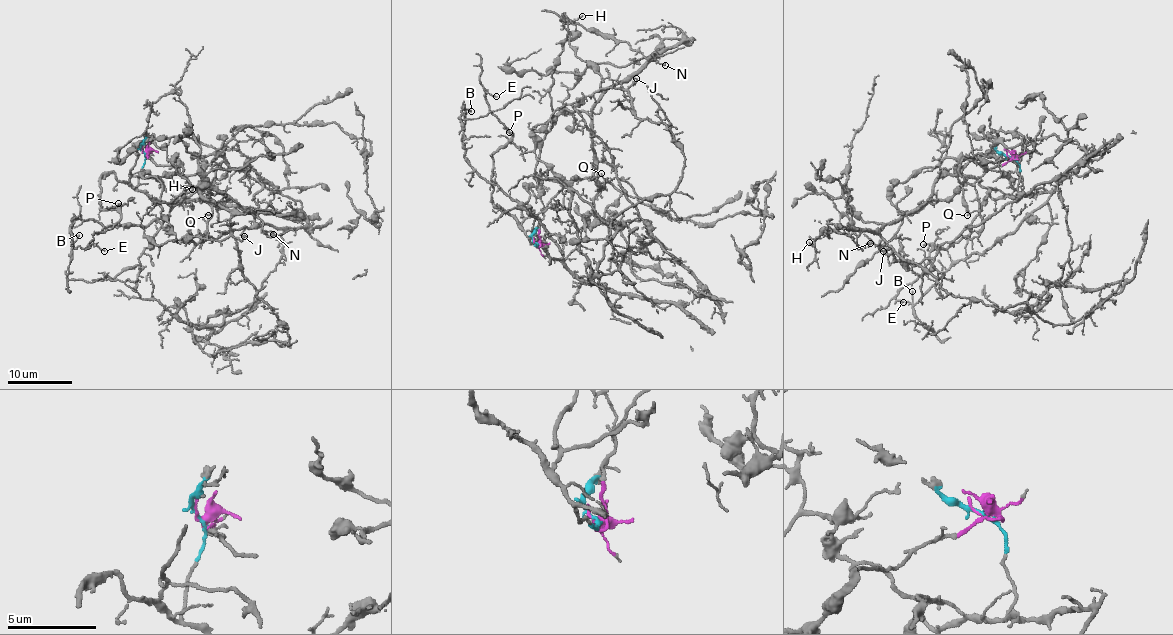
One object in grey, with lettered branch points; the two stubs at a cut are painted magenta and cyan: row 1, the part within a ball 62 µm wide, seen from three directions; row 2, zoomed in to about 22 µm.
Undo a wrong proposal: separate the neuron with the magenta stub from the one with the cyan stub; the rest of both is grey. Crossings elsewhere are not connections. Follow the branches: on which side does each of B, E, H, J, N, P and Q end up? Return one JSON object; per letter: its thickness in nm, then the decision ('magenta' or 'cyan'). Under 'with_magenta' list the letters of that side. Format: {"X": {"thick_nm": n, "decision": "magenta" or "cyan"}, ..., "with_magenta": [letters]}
{"B": {"thick_nm": 130, "decision": "cyan"}, "E": {"thick_nm": 120, "decision": "cyan"}, "H": {"thick_nm": 100, "decision": "magenta"}, "J": {"thick_nm": 100, "decision": "magenta"}, "N": {"thick_nm": 170, "decision": "magenta"}, "P": {"thick_nm": 130, "decision": "cyan"}, "Q": {"thick_nm": 110, "decision": "magenta"}, "with_magenta": ["H", "J", "N", "Q"]}

